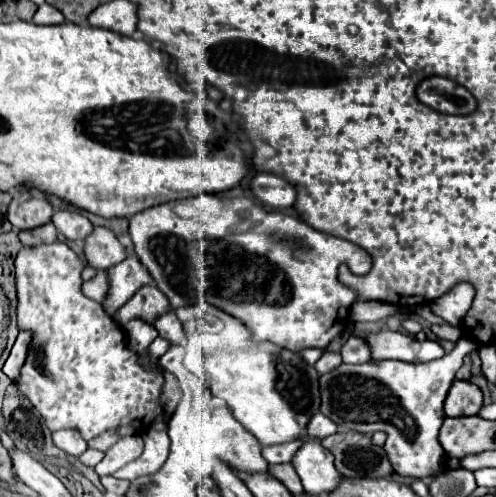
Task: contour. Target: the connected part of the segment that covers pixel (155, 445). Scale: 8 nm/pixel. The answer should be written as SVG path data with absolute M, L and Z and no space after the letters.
M148 429L144 435L146 439L146 447L142 451L142 455L124 465L124 469L116 471L114 475L118 479L138 479L140 475L150 475L150 473L156 473L156 469L160 469L168 457L168 451L170 451L170 437L168 433L156 433L156 429Z

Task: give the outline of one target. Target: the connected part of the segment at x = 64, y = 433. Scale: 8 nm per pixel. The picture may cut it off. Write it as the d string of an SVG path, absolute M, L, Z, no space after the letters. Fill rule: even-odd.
M60 429L60 431L54 431L52 433L52 439L54 439L54 445L58 449L62 449L64 453L74 455L74 457L82 455L88 449L88 443L82 439L82 435L76 429Z

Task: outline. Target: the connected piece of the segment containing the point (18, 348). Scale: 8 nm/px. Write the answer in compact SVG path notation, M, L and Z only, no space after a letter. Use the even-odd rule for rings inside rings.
M20 331L12 351L10 351L10 357L6 359L2 371L4 375L10 379L10 381L16 381L16 377L20 375L20 367L24 365L26 361L26 355L28 355L28 347L32 343L32 333L30 331Z

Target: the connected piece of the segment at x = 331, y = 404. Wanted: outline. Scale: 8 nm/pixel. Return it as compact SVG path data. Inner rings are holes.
M459 340L451 353L445 354L442 358L428 363L408 363L398 360L368 361L368 363L346 364L342 363L330 373L324 373L320 377L320 413L324 413L328 419L332 419L338 427L348 427L352 431L360 433L374 433L384 431L388 435L384 451L386 457L396 473L402 477L414 477L414 479L432 479L436 473L444 471L448 467L448 457L438 441L438 431L444 421L444 399L446 393L454 381L456 371L460 369L465 355L476 351L477 344L471 340ZM339 375L354 375L350 379L336 379Z

